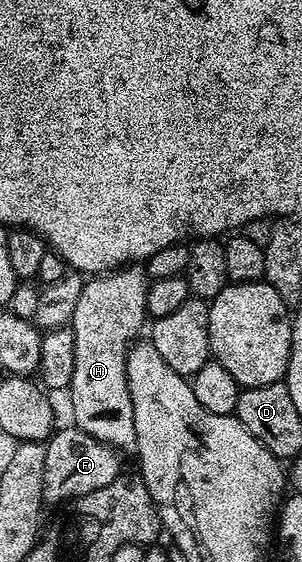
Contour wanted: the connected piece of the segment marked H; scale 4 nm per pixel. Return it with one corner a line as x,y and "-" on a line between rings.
122,267
108,273
93,275
88,278
79,295
79,303
75,303
75,315
71,328
75,335
75,363
71,371
71,383
67,390
69,405
73,408
72,424
91,435
96,441
102,441
116,449
118,454
136,454
137,436
135,435
135,419
131,407
131,395
127,391
127,354
130,346
138,336
137,328
147,321
145,296
149,290
149,281
145,270
141,267

